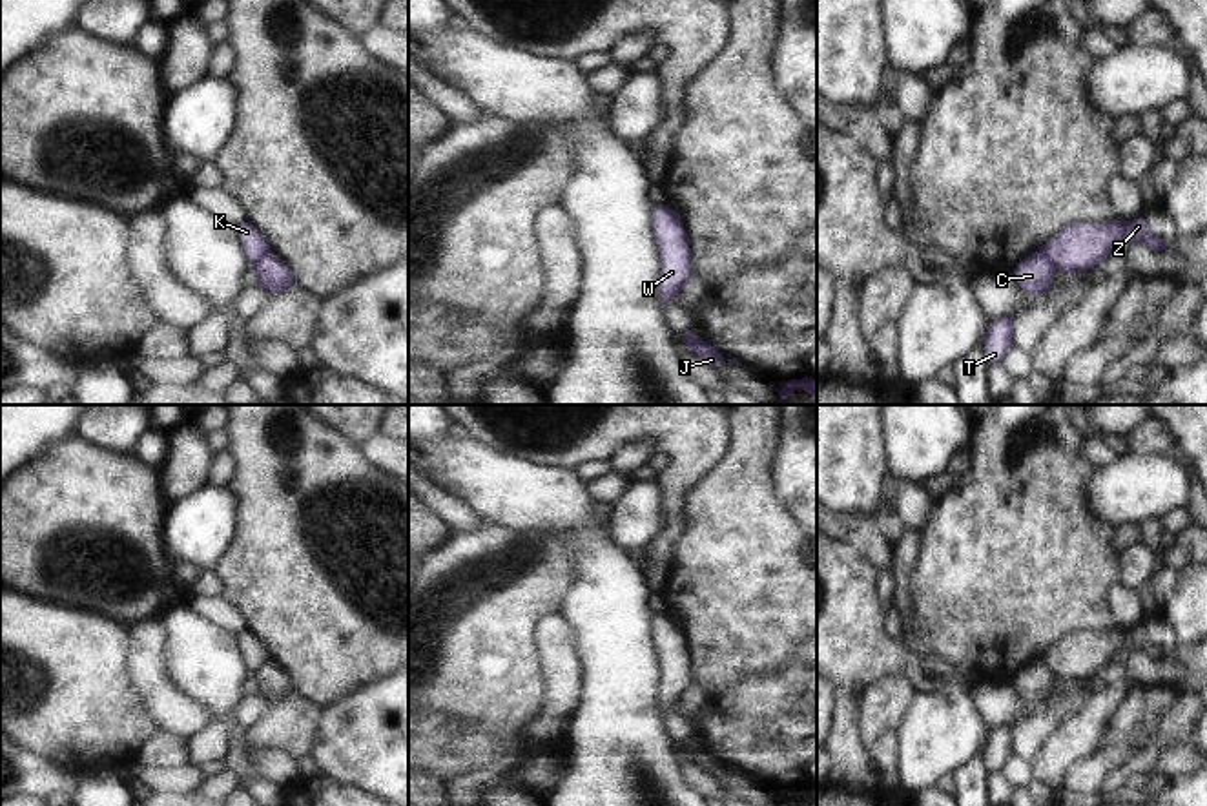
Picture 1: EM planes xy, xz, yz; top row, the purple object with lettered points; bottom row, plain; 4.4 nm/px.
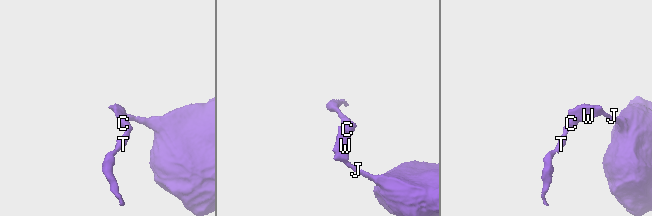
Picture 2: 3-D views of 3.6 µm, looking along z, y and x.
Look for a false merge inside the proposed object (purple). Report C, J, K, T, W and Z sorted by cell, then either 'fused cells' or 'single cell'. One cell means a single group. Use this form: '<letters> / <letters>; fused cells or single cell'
C T / J K W Z; fused cells

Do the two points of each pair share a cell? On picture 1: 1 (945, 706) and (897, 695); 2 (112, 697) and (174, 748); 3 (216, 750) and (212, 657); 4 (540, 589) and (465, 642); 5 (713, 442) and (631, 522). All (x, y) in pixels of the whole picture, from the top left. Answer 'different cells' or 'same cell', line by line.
1: different cells
2: different cells
3: different cells
4: same cell
5: different cells

